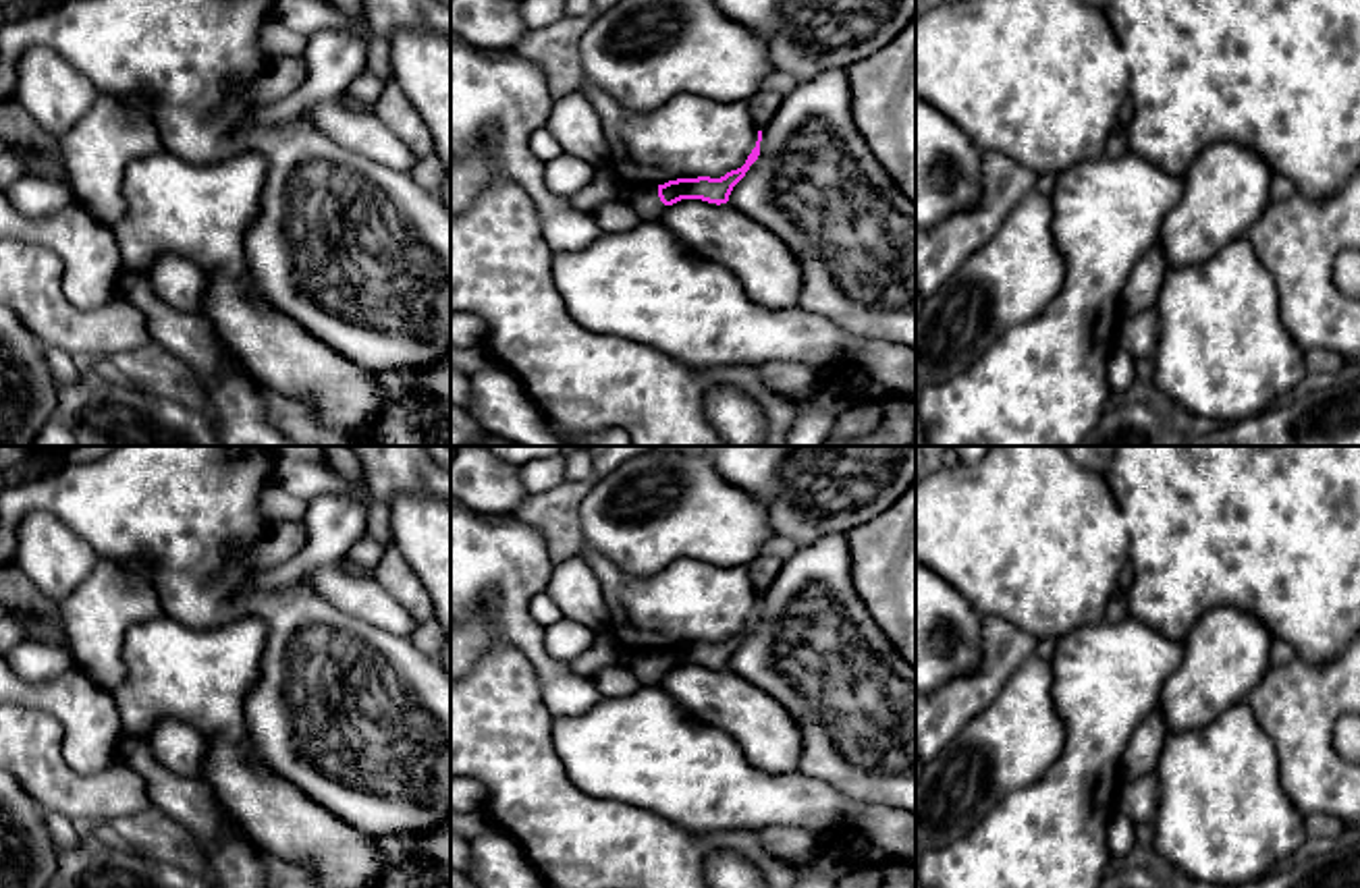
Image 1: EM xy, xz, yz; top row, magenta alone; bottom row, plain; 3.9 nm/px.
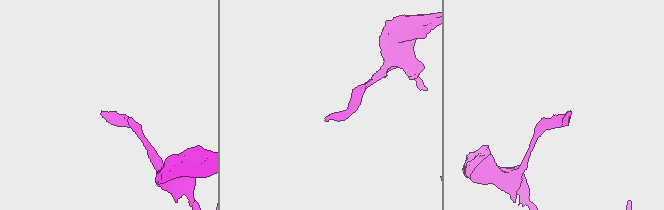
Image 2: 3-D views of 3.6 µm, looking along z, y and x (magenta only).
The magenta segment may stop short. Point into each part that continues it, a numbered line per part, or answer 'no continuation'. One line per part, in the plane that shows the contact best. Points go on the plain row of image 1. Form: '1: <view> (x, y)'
1: xz (644, 664)

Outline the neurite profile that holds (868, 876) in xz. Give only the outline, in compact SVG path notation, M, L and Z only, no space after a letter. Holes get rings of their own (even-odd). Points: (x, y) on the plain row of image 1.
M862 865L853 873L841 878L837 888L882 888L885 869L876 865Z

